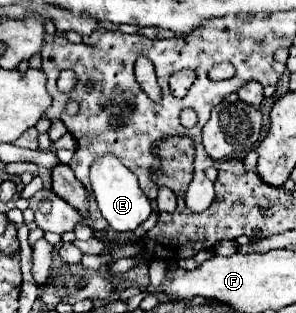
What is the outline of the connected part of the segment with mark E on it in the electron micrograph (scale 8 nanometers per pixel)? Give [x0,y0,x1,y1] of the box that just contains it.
[90,153,152,233]

